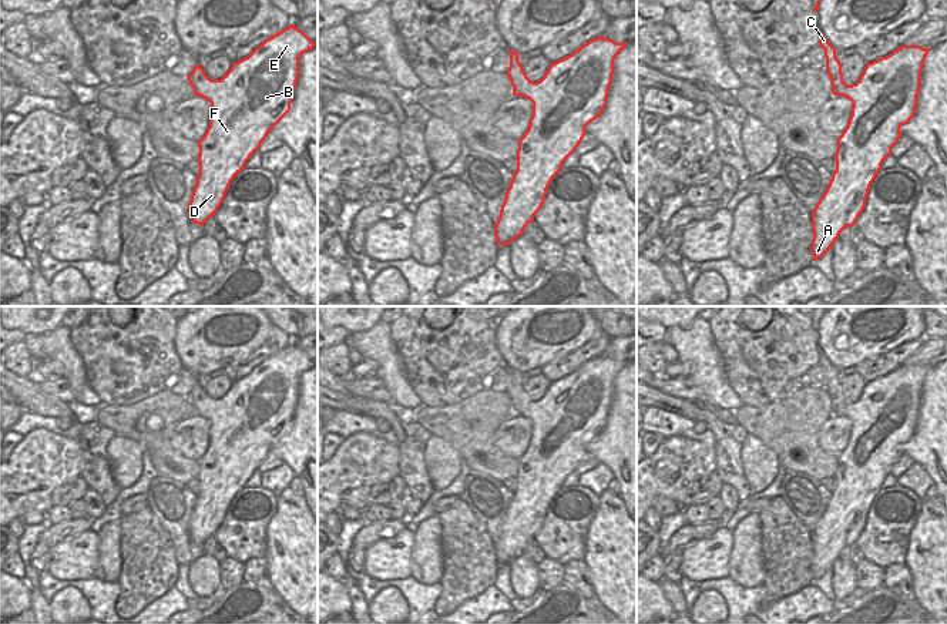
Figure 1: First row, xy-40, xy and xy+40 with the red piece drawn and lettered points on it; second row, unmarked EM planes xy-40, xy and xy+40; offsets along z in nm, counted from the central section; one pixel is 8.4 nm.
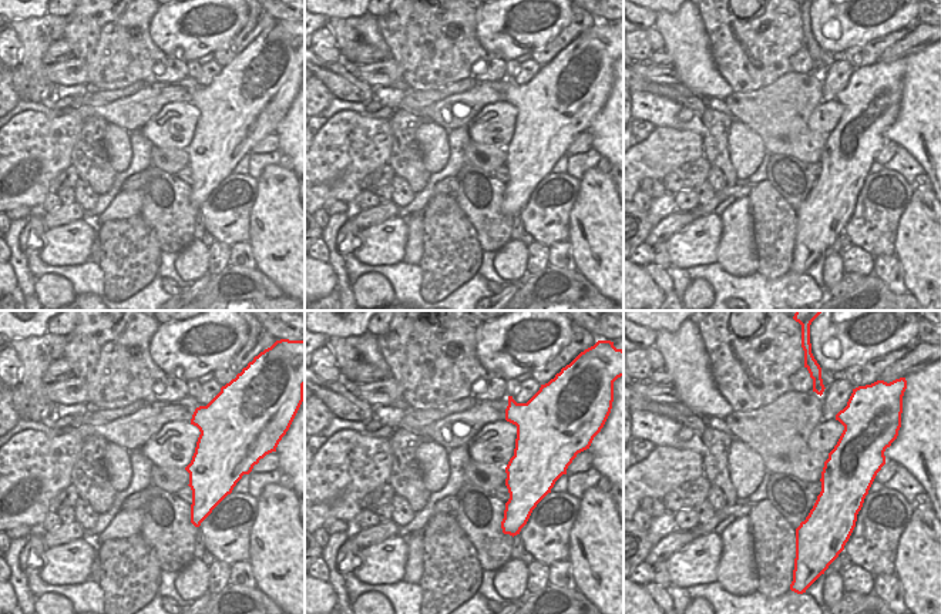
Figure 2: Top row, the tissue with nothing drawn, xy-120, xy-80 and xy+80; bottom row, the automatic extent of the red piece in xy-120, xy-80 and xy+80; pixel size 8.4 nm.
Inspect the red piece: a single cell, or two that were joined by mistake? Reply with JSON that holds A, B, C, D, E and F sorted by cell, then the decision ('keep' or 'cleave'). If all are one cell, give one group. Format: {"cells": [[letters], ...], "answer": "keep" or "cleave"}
{"cells": [["A", "B", "D", "E", "F"], ["C"]], "answer": "cleave"}

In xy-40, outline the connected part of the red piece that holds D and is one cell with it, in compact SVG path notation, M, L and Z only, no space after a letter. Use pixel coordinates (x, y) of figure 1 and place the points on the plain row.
M291 343L266 358L248 376L232 382L221 399L204 393L202 402L194 407L194 415L211 422L209 446L198 460L199 493L188 523L188 533L195 543L204 546L215 534L235 494L245 489L246 480L259 469L268 452L291 430L299 378L316 363Z

